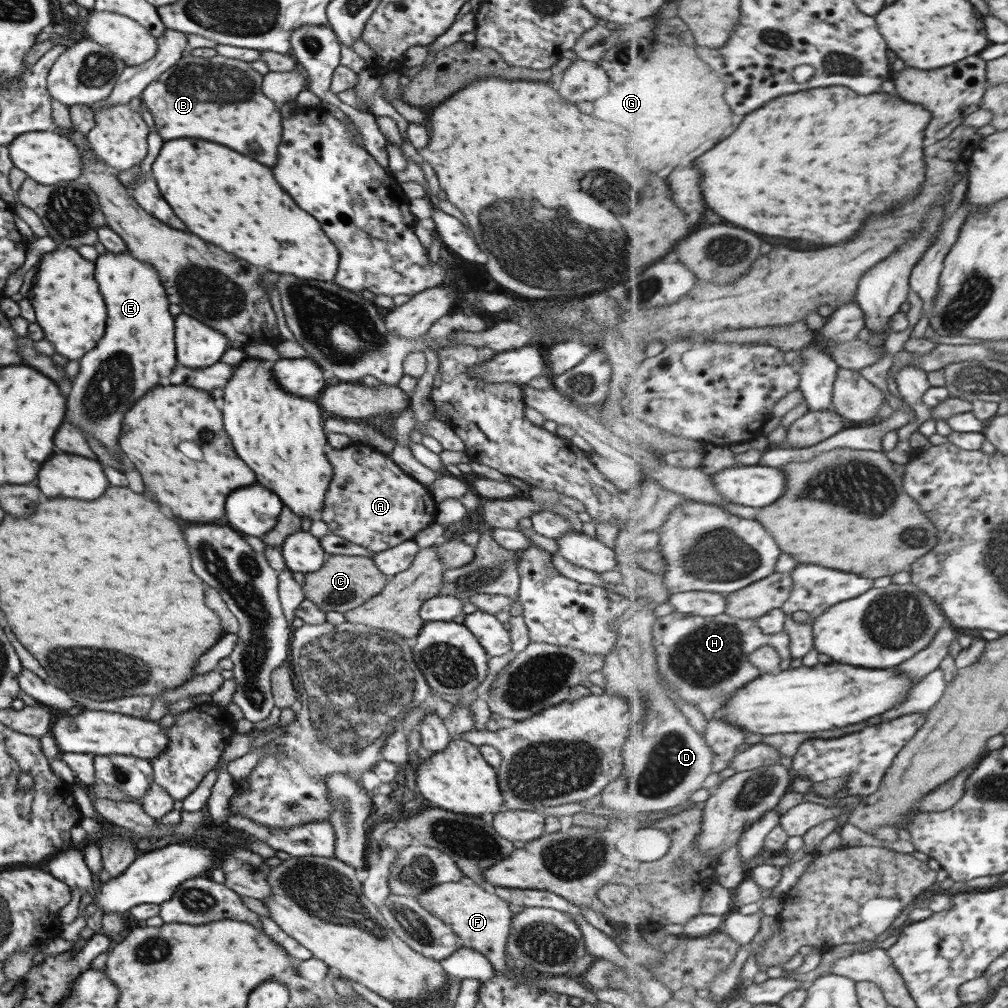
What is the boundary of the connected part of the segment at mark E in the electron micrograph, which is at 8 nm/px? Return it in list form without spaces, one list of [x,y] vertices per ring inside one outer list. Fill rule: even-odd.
[[[105,251],[98,255],[94,262],[94,280],[106,306],[105,334],[93,350],[88,350],[78,360],[79,372],[71,379],[66,396],[65,414],[73,418],[73,424],[65,420],[55,432],[53,444],[61,452],[96,460],[84,439],[84,435],[89,434],[101,440],[100,443],[113,456],[123,458],[117,448],[121,414],[127,412],[149,388],[169,376],[176,362],[173,352],[174,320],[168,311],[168,300],[157,271],[127,252],[113,254]],[[127,368],[131,370],[129,378]]]

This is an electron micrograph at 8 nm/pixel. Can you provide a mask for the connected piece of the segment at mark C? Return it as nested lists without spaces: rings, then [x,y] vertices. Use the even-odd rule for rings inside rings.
[[[328,555],[317,570],[304,574],[302,590],[304,598],[310,600],[319,610],[325,613],[344,613],[380,593],[387,580],[371,557]]]

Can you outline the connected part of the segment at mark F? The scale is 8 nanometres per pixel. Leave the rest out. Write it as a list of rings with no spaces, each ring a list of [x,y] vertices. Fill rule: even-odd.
[[[463,881],[444,882],[421,891],[416,901],[423,910],[441,922],[450,925],[451,930],[458,936],[461,947],[480,952],[490,962],[493,970],[509,974],[505,965],[505,946],[511,924],[512,913],[509,912],[508,903],[481,890],[479,886],[465,886]]]

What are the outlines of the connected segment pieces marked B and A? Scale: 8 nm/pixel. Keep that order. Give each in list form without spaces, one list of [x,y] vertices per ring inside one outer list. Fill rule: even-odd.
[[[192,54],[179,57],[167,70],[157,75],[140,96],[150,112],[155,130],[161,140],[173,138],[201,138],[209,142],[223,144],[263,166],[273,166],[277,162],[277,145],[280,144],[282,126],[279,105],[270,101],[260,89],[262,75],[251,69],[248,62],[225,58],[219,55],[211,58],[196,57]]]
[[[351,442],[338,450],[329,448],[325,456],[333,468],[333,476],[324,494],[320,519],[331,533],[377,553],[393,548],[400,542],[413,540],[419,530],[435,522],[436,503],[431,493],[420,482],[405,474],[387,454],[361,442]]]

